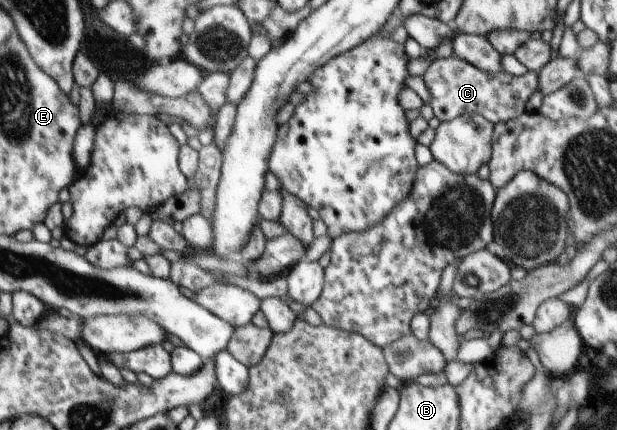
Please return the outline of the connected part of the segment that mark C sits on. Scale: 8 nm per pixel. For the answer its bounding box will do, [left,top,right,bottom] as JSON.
[422,56,538,124]

